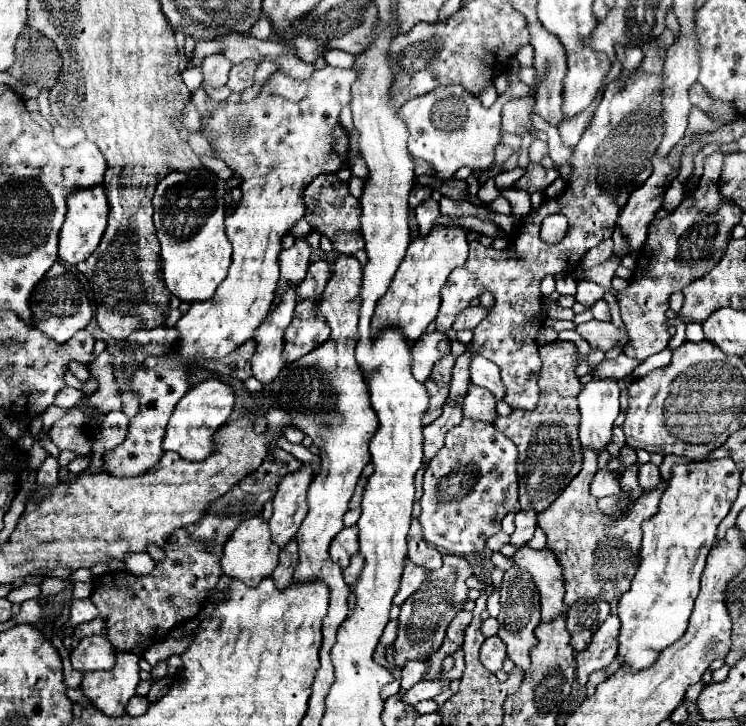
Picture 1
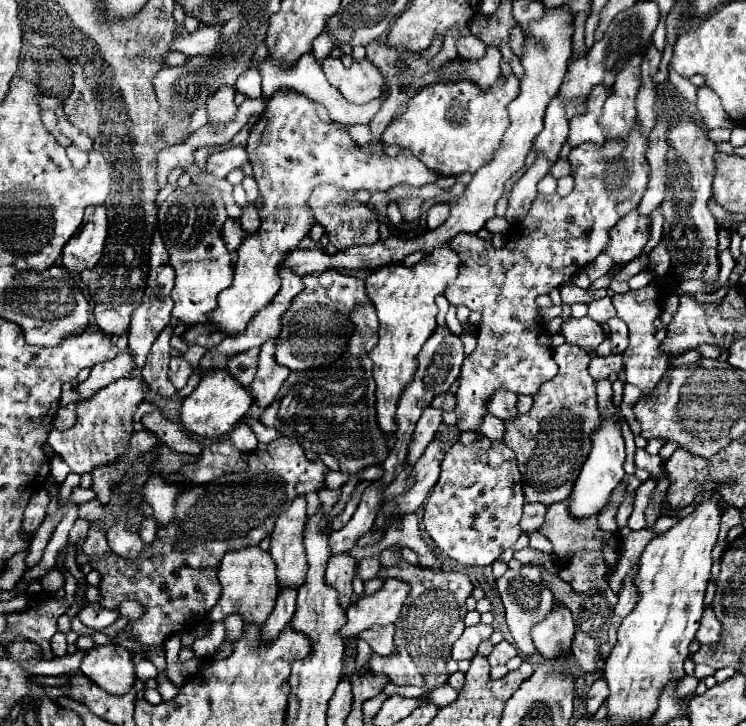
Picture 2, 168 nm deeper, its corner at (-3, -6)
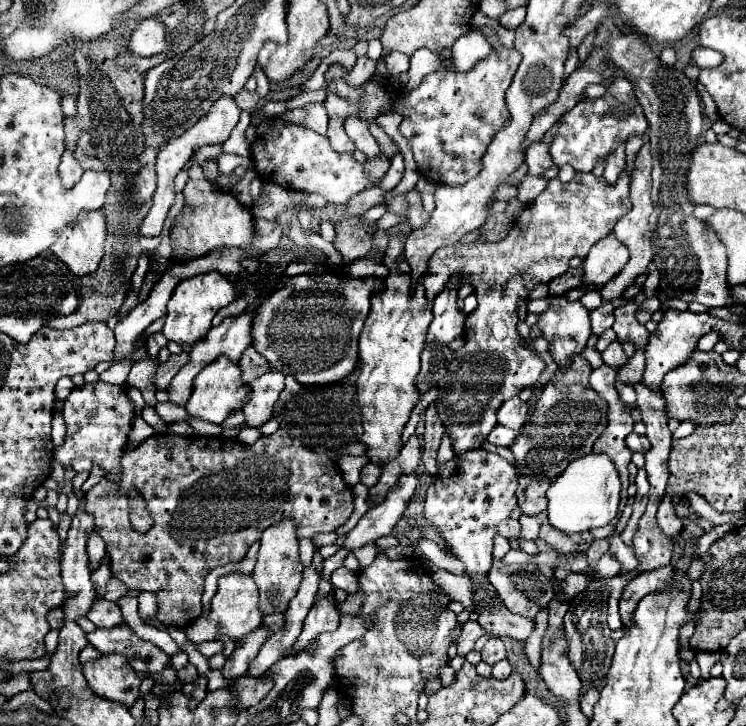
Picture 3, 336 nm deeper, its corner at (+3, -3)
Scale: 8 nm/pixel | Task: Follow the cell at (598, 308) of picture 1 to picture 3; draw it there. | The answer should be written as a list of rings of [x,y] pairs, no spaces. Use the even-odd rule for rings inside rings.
[[[616,340],[616,342],[612,342],[604,352],[602,352],[602,358],[604,358],[604,364],[608,364],[610,368],[620,368],[620,366],[624,366],[630,358],[624,354],[624,350],[622,350],[622,344]]]

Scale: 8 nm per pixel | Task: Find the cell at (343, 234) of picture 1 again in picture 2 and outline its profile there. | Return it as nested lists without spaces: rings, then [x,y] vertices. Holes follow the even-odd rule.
[[[318,185],[314,187],[310,199],[310,209],[314,211],[316,223],[326,229],[326,237],[338,251],[346,251],[352,245],[372,245],[380,239],[378,235],[378,217],[366,205],[354,201],[354,193],[346,193],[334,185]]]

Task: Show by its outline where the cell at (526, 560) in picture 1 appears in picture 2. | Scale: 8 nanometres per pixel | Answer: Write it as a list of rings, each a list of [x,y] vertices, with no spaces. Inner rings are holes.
[[[566,605],[552,607],[546,619],[532,627],[534,645],[538,647],[538,653],[542,653],[546,659],[560,657],[562,651],[568,653],[572,637],[574,637],[574,621]]]

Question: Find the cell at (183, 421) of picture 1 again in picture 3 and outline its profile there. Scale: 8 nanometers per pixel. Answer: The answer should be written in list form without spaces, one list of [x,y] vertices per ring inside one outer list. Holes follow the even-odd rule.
[[[220,356],[218,360],[208,364],[194,378],[194,390],[192,390],[192,396],[190,396],[188,404],[186,404],[188,414],[192,418],[200,418],[200,420],[208,420],[208,422],[214,422],[214,424],[222,424],[232,412],[242,410],[242,406],[250,398],[250,386],[242,382],[240,374],[242,374],[242,370],[240,370],[238,362],[228,360],[228,356]]]

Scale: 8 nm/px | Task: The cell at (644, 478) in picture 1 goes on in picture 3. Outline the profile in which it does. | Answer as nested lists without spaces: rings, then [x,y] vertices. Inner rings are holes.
[[[632,432],[632,434],[626,436],[626,444],[628,444],[628,448],[630,448],[632,452],[642,452],[642,454],[646,454],[648,448],[650,448],[646,436],[640,436],[640,434],[636,434],[636,432]]]

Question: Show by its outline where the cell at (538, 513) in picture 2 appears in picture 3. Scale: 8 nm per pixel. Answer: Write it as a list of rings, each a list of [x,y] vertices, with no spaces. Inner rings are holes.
[[[520,476],[518,480],[518,506],[522,508],[524,514],[532,516],[532,514],[540,514],[546,510],[548,506],[548,498],[546,498],[546,490],[550,488],[550,480],[544,478],[534,478],[534,476]]]

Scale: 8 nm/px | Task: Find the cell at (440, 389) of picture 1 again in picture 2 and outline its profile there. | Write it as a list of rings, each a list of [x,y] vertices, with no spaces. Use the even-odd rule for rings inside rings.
[[[426,405],[422,409],[422,417],[418,419],[416,429],[412,433],[412,443],[408,445],[410,463],[416,463],[422,457],[426,445],[434,439],[434,435],[440,431],[440,427],[442,427],[442,409]]]

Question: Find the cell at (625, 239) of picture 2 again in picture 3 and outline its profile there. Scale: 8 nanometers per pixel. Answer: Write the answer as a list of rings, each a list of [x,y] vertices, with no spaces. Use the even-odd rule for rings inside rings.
[[[608,234],[596,242],[584,258],[584,280],[582,286],[602,286],[612,280],[628,262],[628,248],[614,236]]]

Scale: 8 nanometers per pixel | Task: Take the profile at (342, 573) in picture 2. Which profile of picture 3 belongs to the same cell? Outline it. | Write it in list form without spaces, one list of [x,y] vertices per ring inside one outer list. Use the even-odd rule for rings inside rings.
[[[328,596],[322,598],[322,600],[318,600],[310,608],[310,612],[308,612],[308,616],[304,620],[302,634],[292,644],[292,648],[286,650],[286,654],[298,654],[300,650],[304,650],[322,632],[332,632],[338,622],[340,622],[340,618],[338,618],[338,612],[336,612],[336,602],[334,600],[330,602]]]

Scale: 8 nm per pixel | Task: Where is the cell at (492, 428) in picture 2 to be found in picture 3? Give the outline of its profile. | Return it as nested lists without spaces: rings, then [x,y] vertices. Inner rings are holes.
[[[498,424],[498,426],[488,434],[488,442],[490,442],[490,444],[496,444],[496,446],[508,448],[508,446],[512,446],[512,440],[516,440],[516,436],[518,436],[516,430],[510,430],[510,428],[504,428],[504,426]]]

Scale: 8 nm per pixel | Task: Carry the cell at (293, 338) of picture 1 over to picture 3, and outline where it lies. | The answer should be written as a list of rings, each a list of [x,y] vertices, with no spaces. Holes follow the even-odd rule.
[[[328,270],[320,278],[302,274],[280,280],[252,320],[252,346],[270,362],[272,370],[294,376],[302,386],[340,384],[354,372],[358,336],[370,310],[370,296],[384,290],[384,280],[374,276],[350,278]]]

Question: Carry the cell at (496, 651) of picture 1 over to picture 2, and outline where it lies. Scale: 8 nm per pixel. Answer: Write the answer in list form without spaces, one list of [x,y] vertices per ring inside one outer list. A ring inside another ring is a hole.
[[[502,641],[502,643],[498,643],[496,647],[494,647],[494,651],[488,655],[488,663],[492,665],[492,667],[496,667],[496,665],[504,665],[508,659],[512,659],[514,655],[518,655],[518,651],[508,643],[508,641]]]

